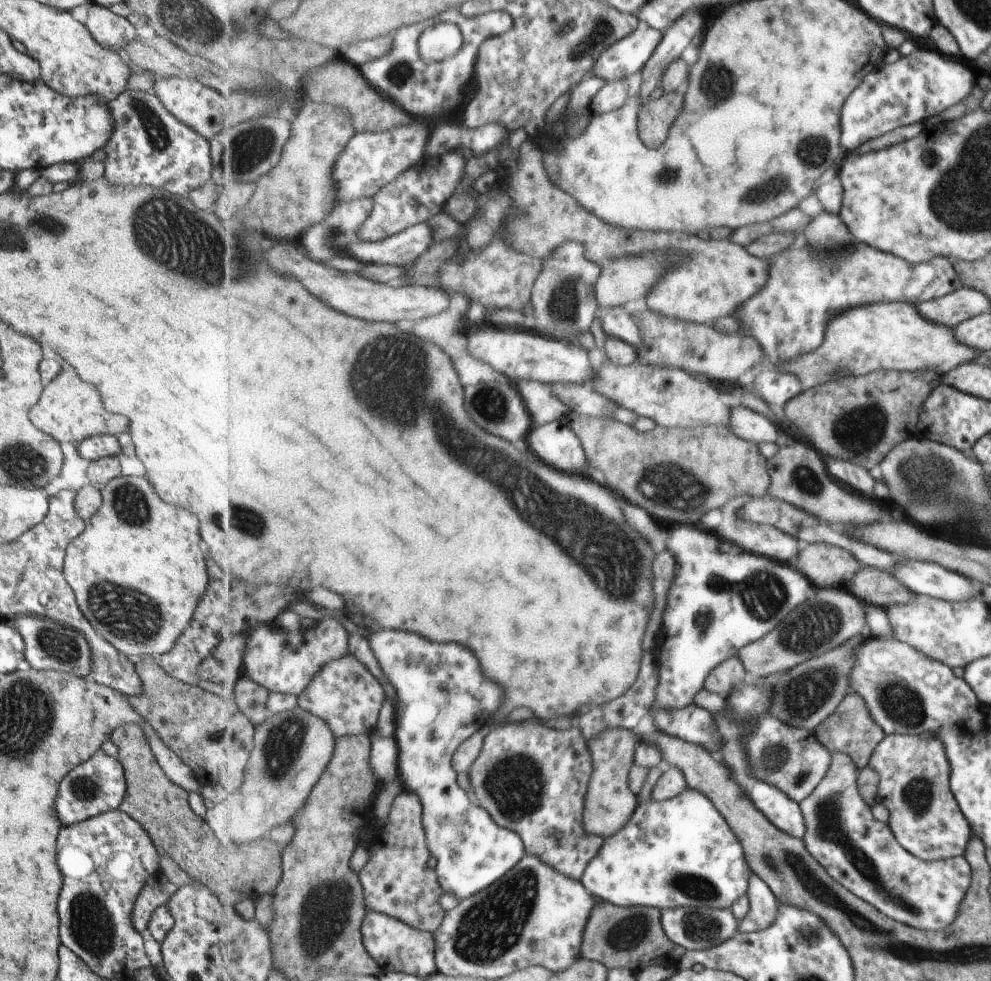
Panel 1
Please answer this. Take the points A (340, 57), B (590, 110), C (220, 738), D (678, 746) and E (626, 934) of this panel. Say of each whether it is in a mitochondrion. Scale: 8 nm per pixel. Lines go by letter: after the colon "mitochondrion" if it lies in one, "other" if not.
A: other
B: other
C: mitochondrion
D: other
E: mitochondrion

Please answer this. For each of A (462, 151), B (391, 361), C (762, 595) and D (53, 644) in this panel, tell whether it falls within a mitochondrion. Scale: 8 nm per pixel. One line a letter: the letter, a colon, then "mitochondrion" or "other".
A: other
B: mitochondrion
C: mitochondrion
D: mitochondrion

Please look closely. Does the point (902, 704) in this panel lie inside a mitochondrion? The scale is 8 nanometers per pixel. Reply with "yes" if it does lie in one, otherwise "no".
yes

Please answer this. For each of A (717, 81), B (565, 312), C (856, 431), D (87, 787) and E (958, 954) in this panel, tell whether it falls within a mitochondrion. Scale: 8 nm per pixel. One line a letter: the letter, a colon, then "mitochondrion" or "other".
A: mitochondrion
B: mitochondrion
C: mitochondrion
D: mitochondrion
E: mitochondrion

